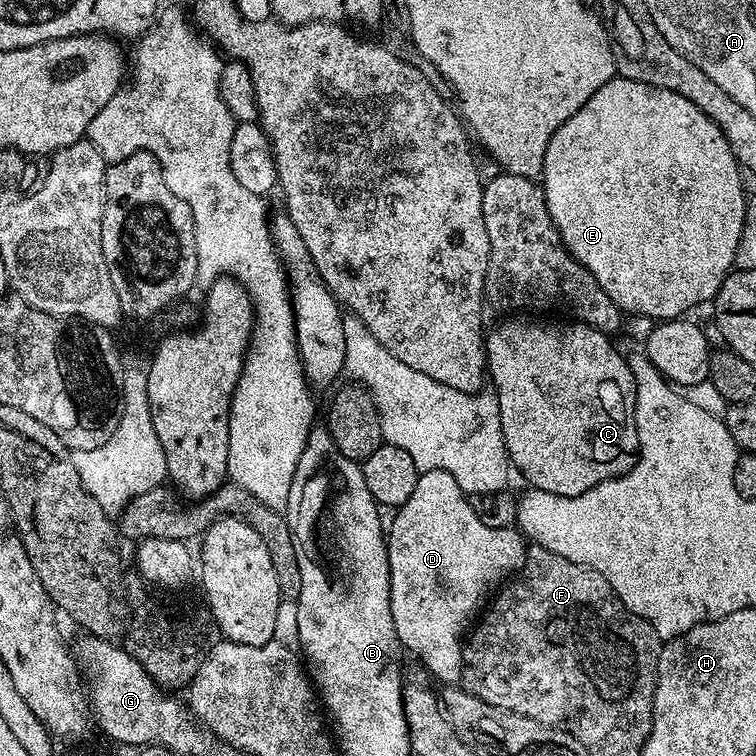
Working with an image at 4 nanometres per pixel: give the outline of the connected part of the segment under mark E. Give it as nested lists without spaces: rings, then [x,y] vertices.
[[[617,75],[606,86],[594,90],[590,98],[575,112],[550,138],[550,146],[546,146],[546,158],[542,173],[542,187],[546,206],[562,242],[568,247],[568,252],[578,263],[586,266],[590,274],[610,294],[610,298],[618,305],[621,313],[631,315],[648,315],[655,322],[675,320],[683,317],[691,308],[699,304],[715,301],[724,277],[733,271],[736,262],[738,242],[742,238],[744,215],[748,205],[748,196],[744,192],[744,176],[740,164],[730,150],[730,142],[718,130],[694,102],[682,98],[682,94],[674,94],[674,90],[662,90],[642,82],[634,82],[626,77]]]

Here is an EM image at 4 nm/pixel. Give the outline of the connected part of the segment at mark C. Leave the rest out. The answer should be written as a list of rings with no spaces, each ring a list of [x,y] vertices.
[[[504,318],[497,328],[487,329],[484,341],[485,357],[500,356],[504,363],[489,363],[486,372],[498,398],[504,449],[508,451],[511,467],[524,475],[525,485],[559,496],[577,496],[603,480],[625,476],[635,466],[640,451],[636,422],[630,411],[636,402],[636,379],[625,353],[620,353],[608,341],[609,333],[580,324],[580,353],[576,364],[555,364],[560,348],[556,344],[548,348],[551,326],[531,324],[528,320],[531,319]]]

